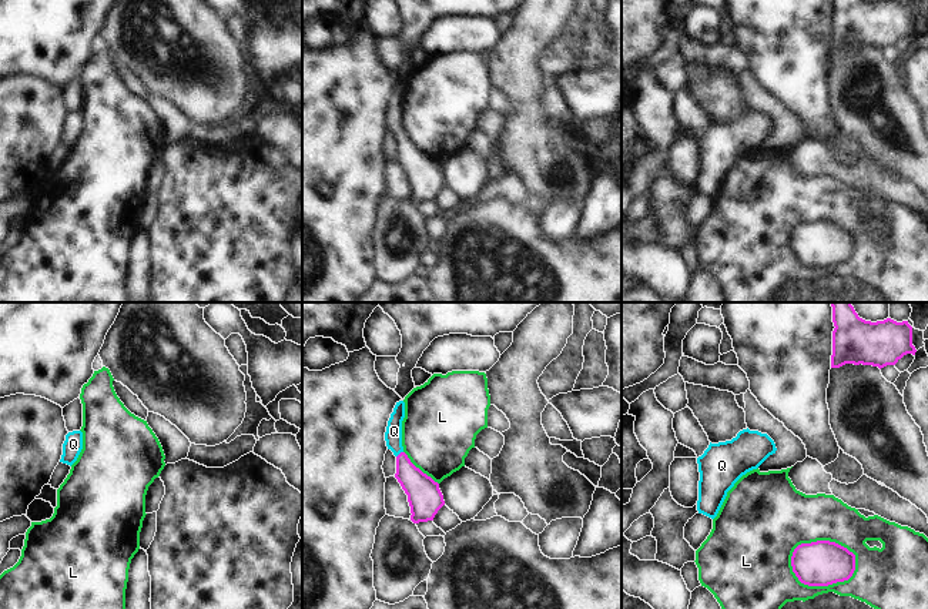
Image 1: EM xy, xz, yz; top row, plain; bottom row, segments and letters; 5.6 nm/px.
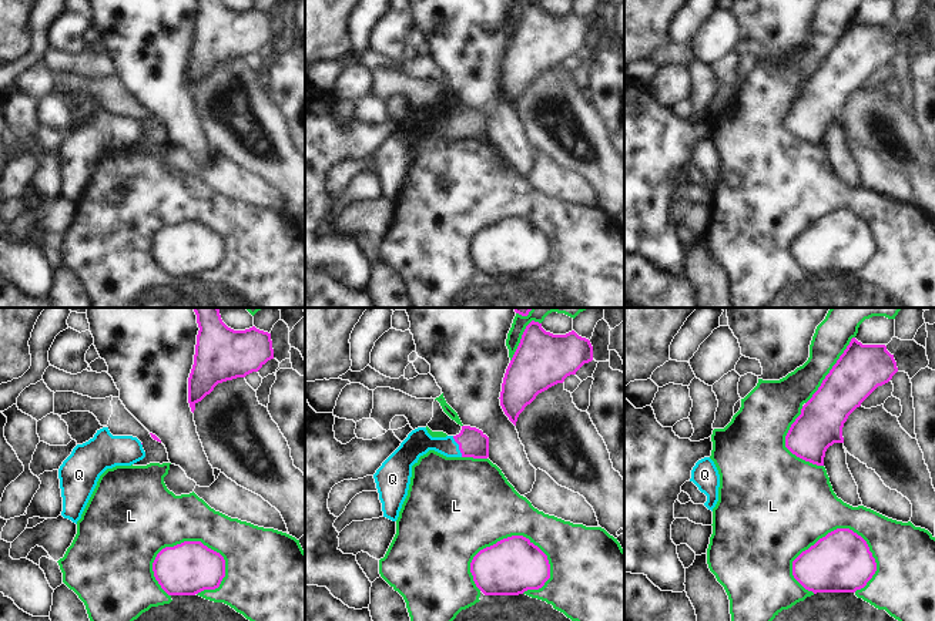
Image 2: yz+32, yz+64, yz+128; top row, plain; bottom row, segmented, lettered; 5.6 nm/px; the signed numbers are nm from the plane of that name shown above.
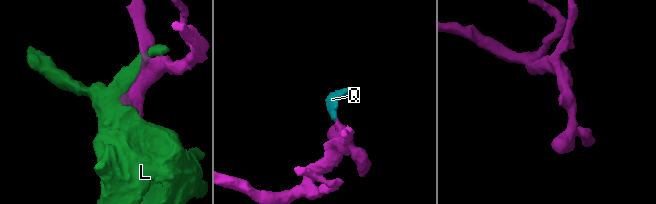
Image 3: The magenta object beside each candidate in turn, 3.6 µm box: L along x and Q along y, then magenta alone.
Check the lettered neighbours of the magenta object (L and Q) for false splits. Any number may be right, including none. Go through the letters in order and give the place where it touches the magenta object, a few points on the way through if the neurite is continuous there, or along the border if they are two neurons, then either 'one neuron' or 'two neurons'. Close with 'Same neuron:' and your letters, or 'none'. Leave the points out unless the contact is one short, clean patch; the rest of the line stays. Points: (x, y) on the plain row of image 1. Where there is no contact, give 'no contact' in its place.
L: yz (817, 221) | two neurons
Q: xz (399, 134) | across xz (422, 171), (406, 154), (399, 134), (394, 123), (394, 111) | one neuron
Same neuron: Q

